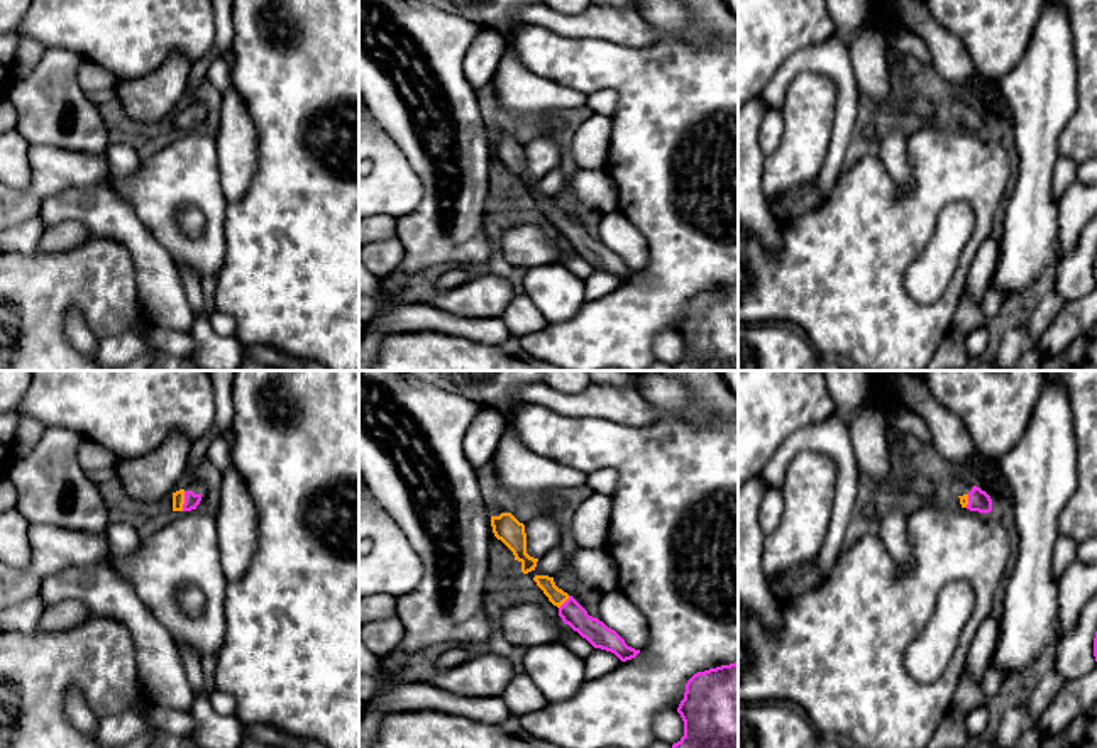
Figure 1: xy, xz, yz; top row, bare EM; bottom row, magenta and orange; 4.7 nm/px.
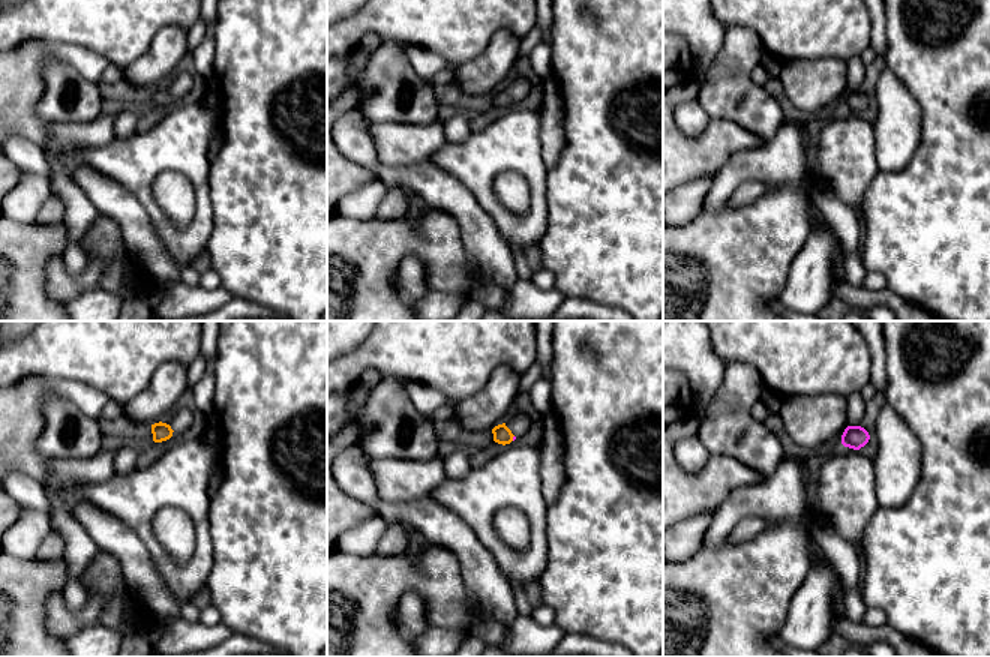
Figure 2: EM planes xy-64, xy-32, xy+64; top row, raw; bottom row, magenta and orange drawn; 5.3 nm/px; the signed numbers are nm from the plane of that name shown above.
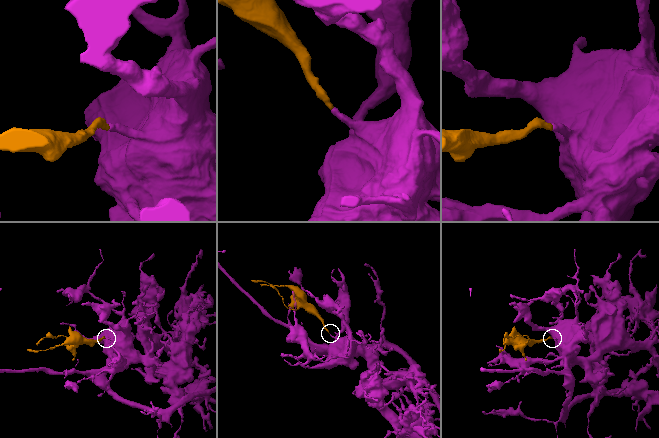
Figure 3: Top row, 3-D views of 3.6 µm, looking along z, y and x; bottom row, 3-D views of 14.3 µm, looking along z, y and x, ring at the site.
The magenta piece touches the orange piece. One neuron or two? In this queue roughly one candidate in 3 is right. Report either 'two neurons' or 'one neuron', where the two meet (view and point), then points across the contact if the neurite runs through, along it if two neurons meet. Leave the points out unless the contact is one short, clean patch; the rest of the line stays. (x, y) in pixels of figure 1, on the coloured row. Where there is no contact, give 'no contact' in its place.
one neuron; meets magenta in xy at (185, 501); runs through xy (192, 500), (185, 501), (178, 498)

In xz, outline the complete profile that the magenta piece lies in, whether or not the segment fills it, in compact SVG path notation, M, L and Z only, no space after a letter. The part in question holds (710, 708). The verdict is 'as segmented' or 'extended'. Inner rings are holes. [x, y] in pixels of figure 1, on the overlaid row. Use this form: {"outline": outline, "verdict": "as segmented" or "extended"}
{"outline": "M738 660L694 674L677 712L684 736L672 748L738 748Z", "verdict": "as segmented"}

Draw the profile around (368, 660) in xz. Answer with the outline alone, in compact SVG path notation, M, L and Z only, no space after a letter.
M359 626L359 674L376 668L379 662L381 658L374 655L361 640L361 626Z

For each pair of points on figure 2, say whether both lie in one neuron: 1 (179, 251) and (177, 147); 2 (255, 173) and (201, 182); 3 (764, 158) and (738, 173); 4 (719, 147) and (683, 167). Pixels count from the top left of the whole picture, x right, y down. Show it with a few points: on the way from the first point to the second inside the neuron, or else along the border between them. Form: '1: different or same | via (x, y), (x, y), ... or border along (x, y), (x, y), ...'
1: same | via (201, 225), (203, 197), (197, 173)
2: different | border along (210, 162), (209, 200), (213, 215)
3: same | via (758, 164), (744, 167)
4: same | via (710, 152), (692, 158)

